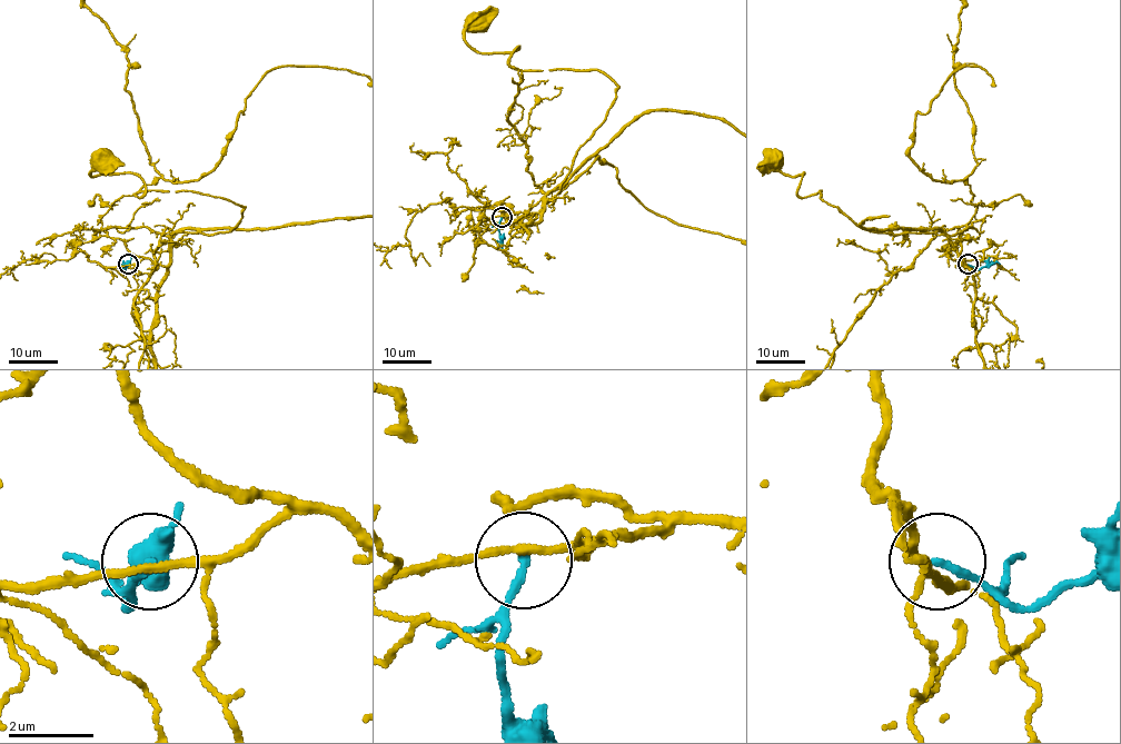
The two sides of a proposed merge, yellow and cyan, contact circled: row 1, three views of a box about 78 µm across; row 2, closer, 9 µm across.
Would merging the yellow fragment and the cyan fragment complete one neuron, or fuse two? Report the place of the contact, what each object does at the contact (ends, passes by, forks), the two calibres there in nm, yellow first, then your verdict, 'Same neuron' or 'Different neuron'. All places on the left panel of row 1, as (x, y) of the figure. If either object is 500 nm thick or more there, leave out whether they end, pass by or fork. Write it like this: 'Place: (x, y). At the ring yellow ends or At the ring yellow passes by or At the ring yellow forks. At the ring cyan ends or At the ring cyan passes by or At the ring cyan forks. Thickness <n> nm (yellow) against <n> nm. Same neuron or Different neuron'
Place: (128, 264). At the ring yellow passes by. At the ring cyan ends. Thickness 170 nm (yellow) against 190 nm. Different neuron

